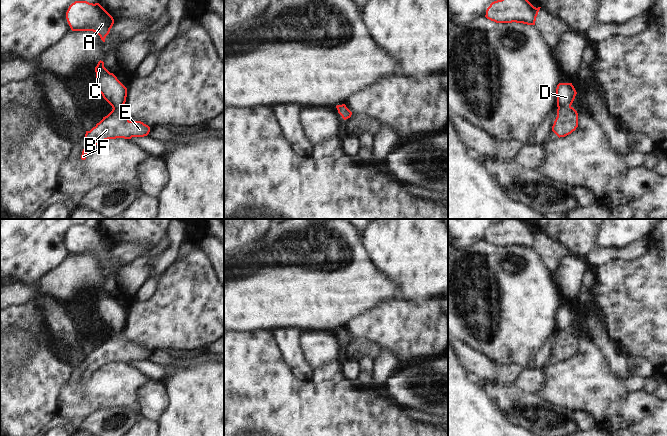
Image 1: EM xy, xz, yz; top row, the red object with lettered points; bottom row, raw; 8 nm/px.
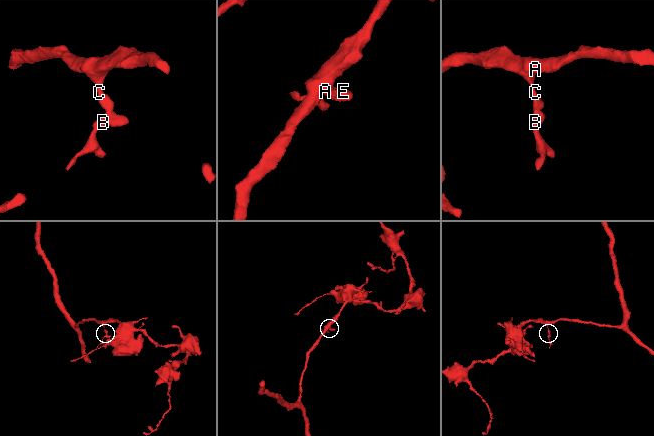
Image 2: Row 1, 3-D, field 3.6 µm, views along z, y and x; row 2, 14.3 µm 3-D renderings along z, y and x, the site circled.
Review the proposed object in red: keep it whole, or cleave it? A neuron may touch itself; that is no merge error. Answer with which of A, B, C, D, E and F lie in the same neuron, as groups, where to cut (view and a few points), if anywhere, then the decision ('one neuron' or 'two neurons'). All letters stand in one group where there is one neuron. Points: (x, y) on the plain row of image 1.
A B C D E F | no cut | one neuron

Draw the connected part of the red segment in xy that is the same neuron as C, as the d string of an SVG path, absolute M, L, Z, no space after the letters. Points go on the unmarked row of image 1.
M99 285L95 291L96 309L103 322L112 330L112 335L96 348L90 355L86 355L87 365L81 379L85 384L96 369L108 363L144 361L150 356L150 351L141 345L130 345L123 335L126 326L127 312L110 297L104 286Z

